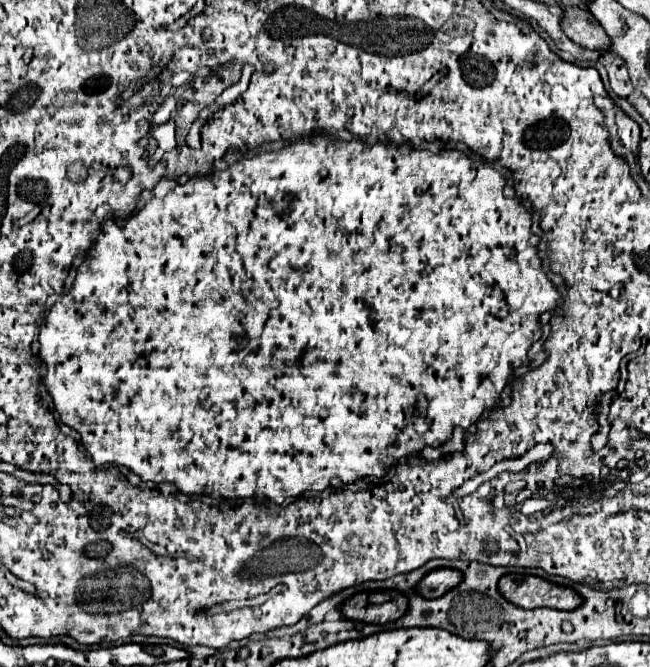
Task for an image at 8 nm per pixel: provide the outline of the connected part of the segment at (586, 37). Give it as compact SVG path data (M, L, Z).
M566 7L562 29L574 43L586 49L610 51L610 39L606 37L606 31L600 27L600 23L596 23L596 19L592 19L592 13L584 7Z

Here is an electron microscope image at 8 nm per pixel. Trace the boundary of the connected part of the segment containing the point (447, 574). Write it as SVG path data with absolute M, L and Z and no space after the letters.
M434 569L428 575L422 577L422 581L416 585L416 593L426 599L436 599L456 587L460 583L462 575L456 569Z

